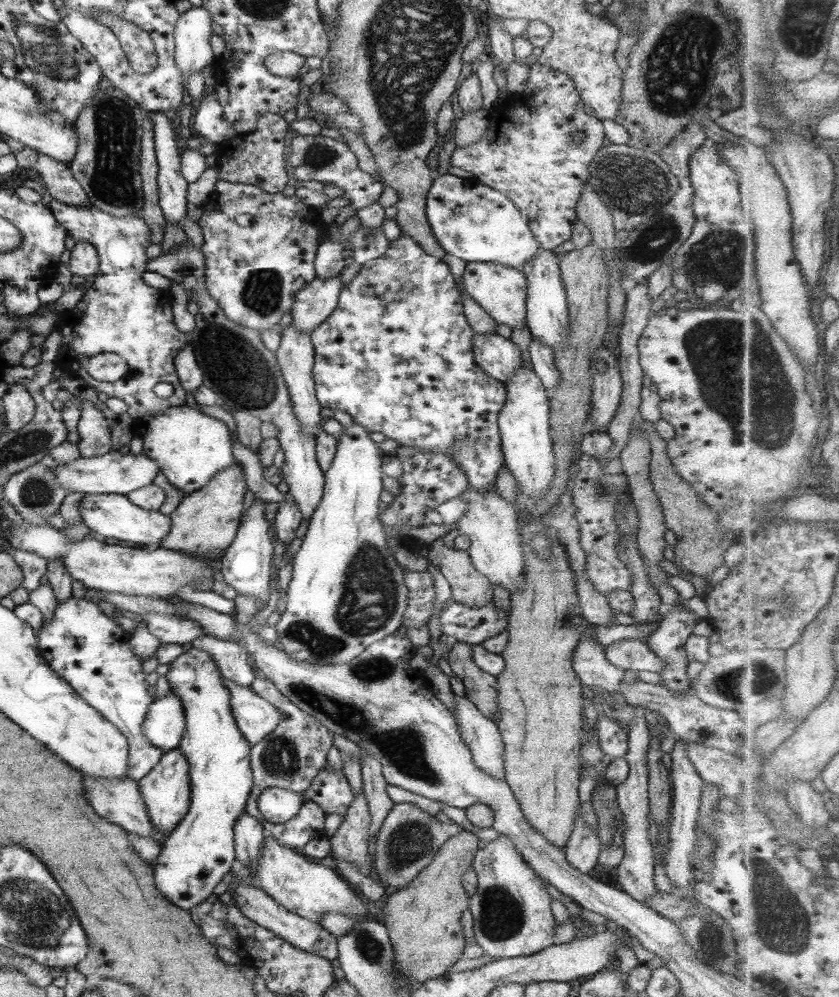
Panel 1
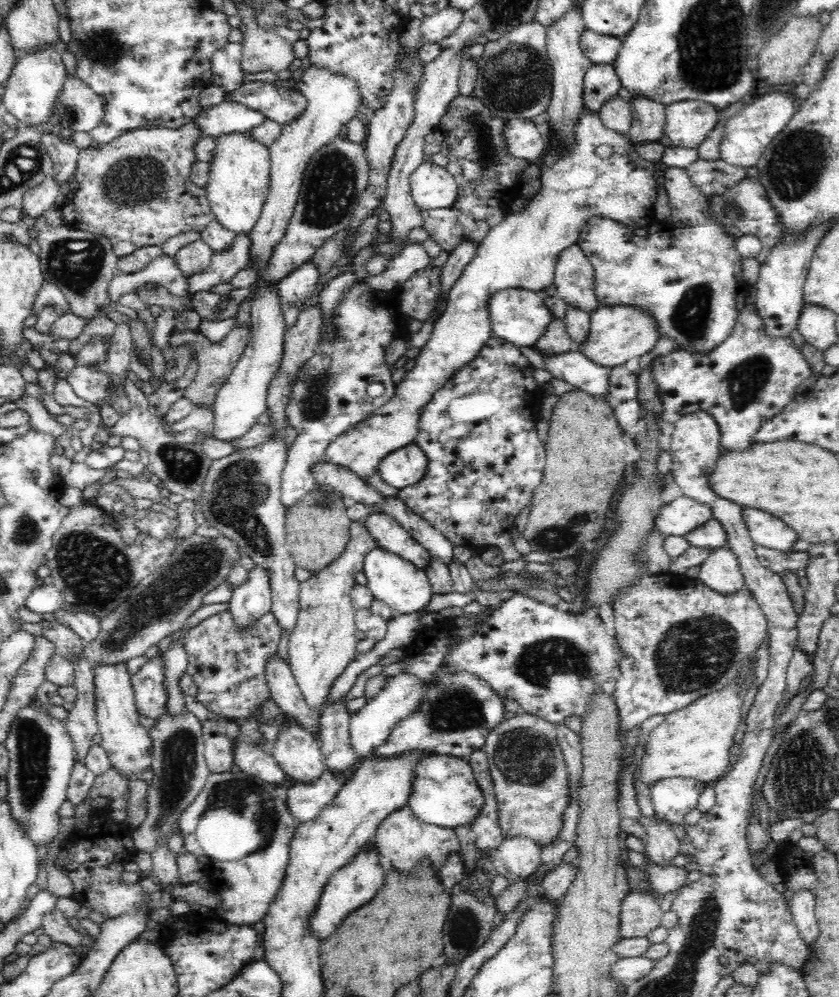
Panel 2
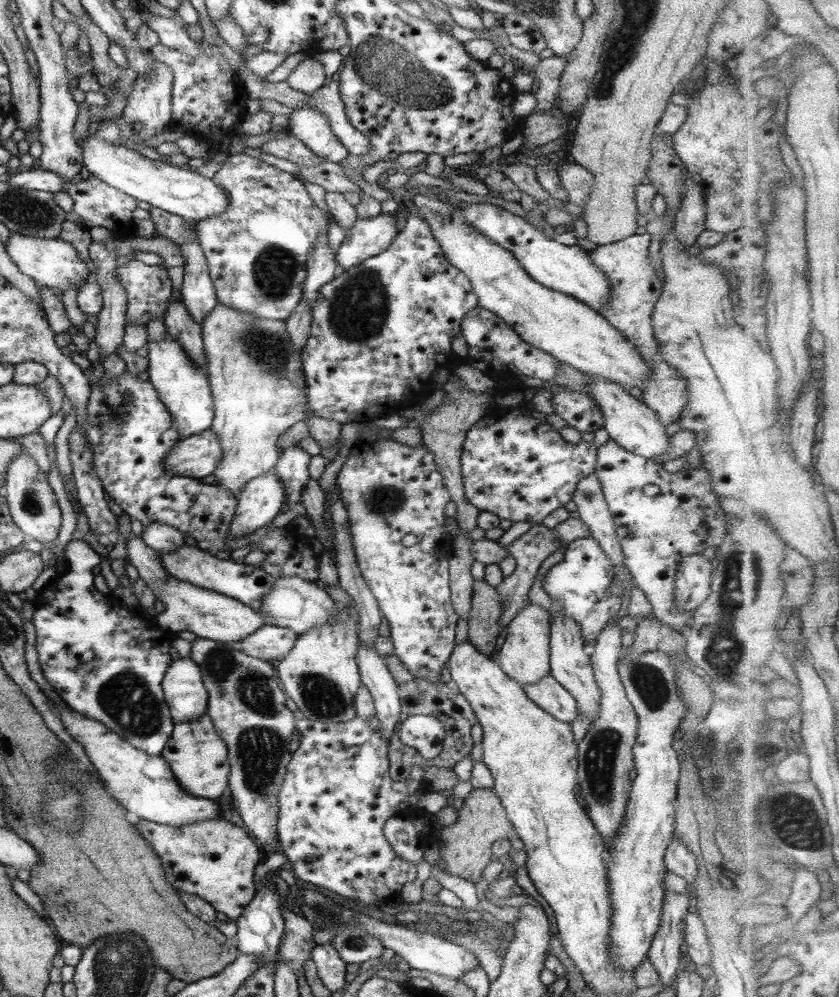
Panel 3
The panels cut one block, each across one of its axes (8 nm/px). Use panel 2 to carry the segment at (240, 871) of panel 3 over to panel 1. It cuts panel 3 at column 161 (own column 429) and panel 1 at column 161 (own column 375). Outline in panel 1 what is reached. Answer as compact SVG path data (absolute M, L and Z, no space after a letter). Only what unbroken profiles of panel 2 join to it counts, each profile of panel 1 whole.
M82 775L84 780L84 796L88 800L88 804L92 806L94 812L102 818L114 824L120 825L126 832L140 835L142 837L152 837L160 843L160 848L164 845L168 834L162 834L154 828L150 814L144 804L144 799L138 790L138 783L128 777L120 777L120 779L94 779L92 776Z

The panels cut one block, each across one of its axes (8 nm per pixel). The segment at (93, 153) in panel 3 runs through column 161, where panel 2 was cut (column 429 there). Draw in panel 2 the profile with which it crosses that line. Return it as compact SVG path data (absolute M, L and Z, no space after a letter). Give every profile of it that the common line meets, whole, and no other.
M424 162L410 175L411 195L421 210L449 207L458 198L456 179L442 167Z

